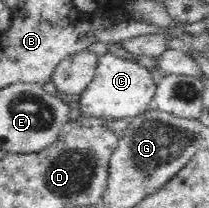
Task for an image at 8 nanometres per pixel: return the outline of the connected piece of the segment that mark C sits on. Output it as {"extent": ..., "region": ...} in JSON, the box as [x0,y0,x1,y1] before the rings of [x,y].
{"extent":[77,53,158,119],"region":[[[106,53],[100,56],[94,82],[80,96],[77,106],[80,114],[99,119],[123,119],[139,116],[153,107],[158,88],[158,78],[147,66],[141,66],[134,60],[124,60],[115,54]]]}

